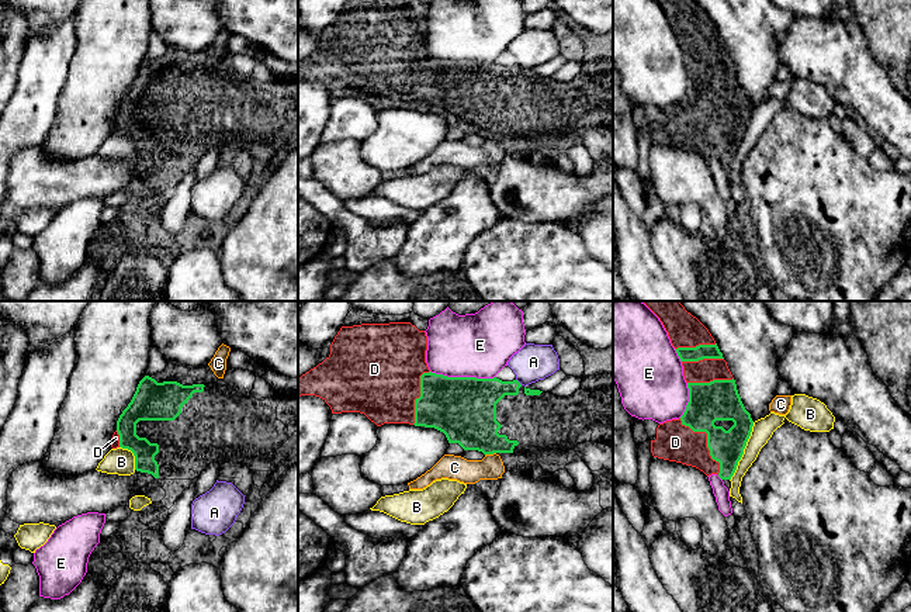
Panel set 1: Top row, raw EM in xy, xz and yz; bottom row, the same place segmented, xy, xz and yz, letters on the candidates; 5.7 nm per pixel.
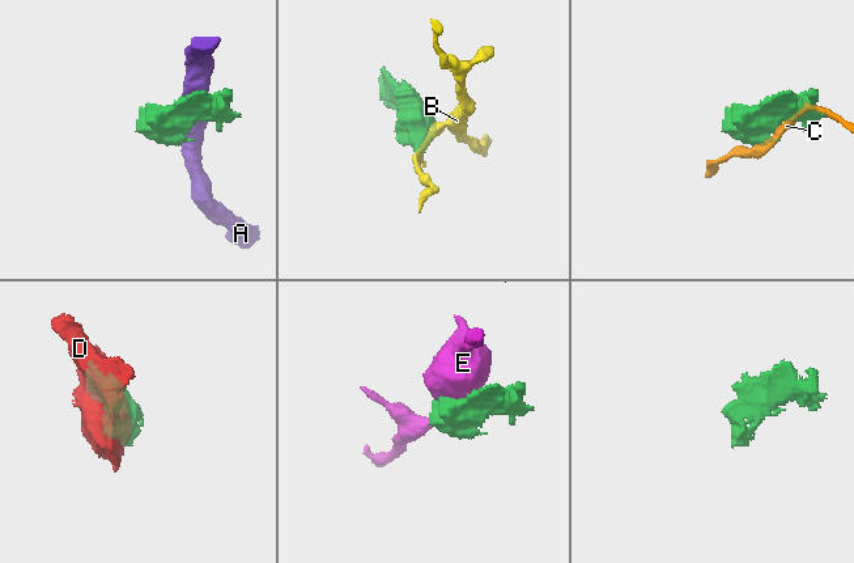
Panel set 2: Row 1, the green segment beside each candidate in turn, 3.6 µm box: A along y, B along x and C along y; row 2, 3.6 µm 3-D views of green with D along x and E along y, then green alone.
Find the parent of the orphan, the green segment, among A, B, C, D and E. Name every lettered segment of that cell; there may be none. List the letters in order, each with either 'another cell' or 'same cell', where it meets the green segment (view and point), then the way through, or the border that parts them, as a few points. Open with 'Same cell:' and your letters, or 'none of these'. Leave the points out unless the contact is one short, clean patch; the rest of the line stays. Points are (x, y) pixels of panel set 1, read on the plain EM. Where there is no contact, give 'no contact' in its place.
Same cell: D
A: another cell; meets green in xz at (518, 66)
B: another cell; meets green in yz at (742, 137)
C: another cell; meets green in xz at (489, 138); border along xz (495, 137), (485, 139)
D: same cell; meets green in yz at (707, 125)
E: another cell; meets green in xz at (463, 62)

